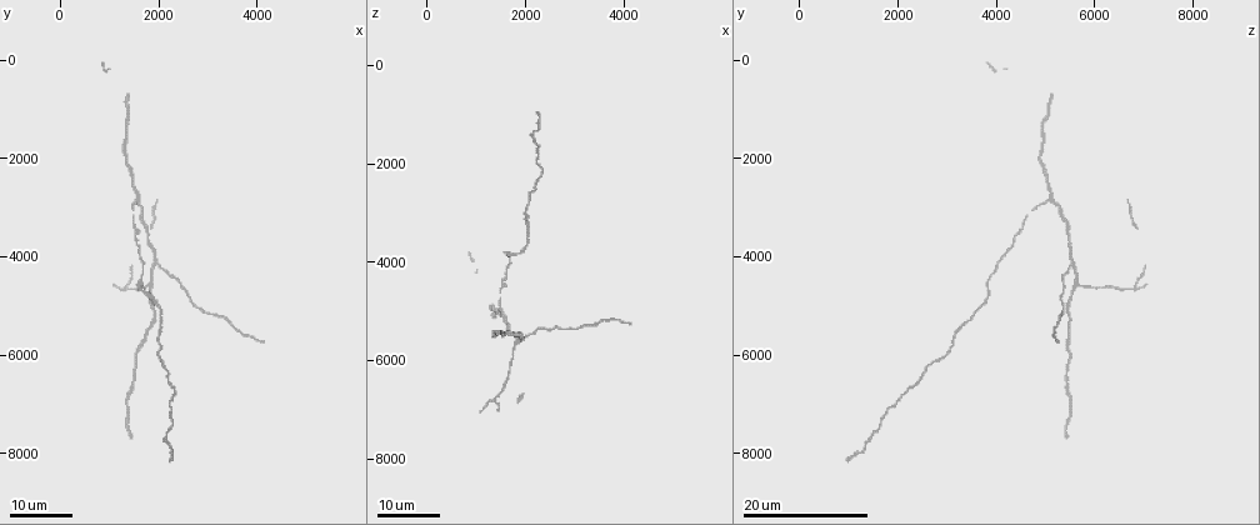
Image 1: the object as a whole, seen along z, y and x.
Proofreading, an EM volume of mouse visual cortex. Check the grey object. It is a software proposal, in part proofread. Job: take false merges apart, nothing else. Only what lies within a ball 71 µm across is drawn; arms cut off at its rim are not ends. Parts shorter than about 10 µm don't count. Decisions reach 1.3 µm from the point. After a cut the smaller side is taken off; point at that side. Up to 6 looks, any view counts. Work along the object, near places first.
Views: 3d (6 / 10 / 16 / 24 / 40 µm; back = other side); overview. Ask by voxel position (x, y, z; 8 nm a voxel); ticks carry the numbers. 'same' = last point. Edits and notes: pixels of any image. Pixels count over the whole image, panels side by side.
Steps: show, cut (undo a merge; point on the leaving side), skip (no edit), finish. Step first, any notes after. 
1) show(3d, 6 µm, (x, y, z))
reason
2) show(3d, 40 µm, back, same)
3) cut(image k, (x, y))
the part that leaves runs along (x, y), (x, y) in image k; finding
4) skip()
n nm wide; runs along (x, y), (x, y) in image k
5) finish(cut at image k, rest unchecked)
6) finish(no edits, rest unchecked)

show(3d, 16 µm, (1600, 4500, 3800))
thick turns thin

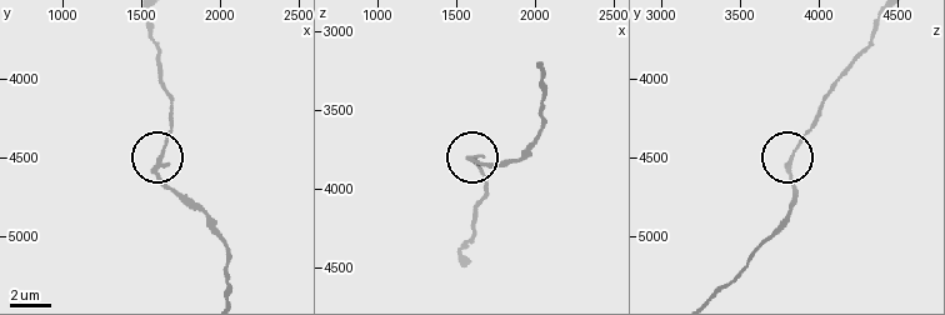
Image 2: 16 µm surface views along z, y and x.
show(3d, 10 µm, (1600, 4560, 3800))

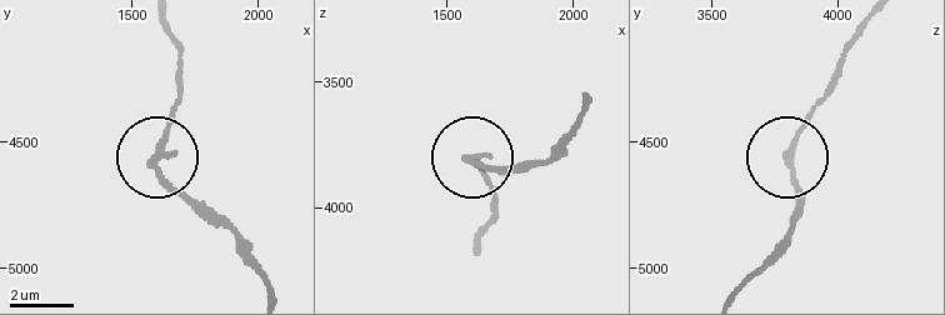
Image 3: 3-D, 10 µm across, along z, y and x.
skip()
all the same neuron

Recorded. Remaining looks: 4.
show(3d, 24 µm, (1600, 2800, 5200))
branch point

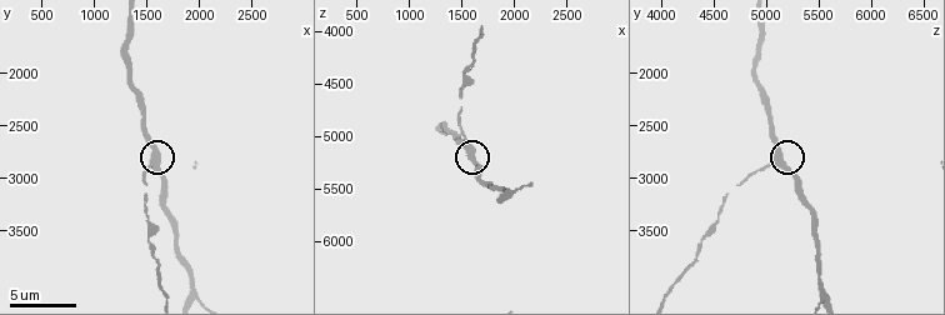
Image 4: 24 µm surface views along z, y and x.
show(3d, 6 µm, (1620, 2820, 5100))
zoom in

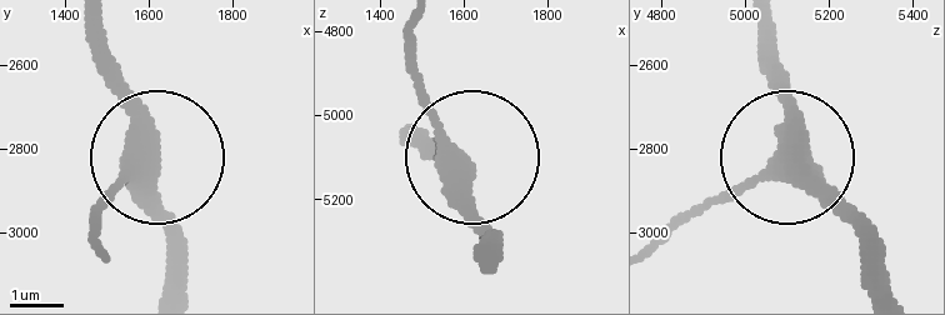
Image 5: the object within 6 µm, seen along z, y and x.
skip()
3 arms; runs along (656, 244), (786, 163), (791, 95), (764, 29) in image 5; one neuron here

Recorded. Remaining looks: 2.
show(3d, 10 µm, (1980, 4140, 5540))
arms part here

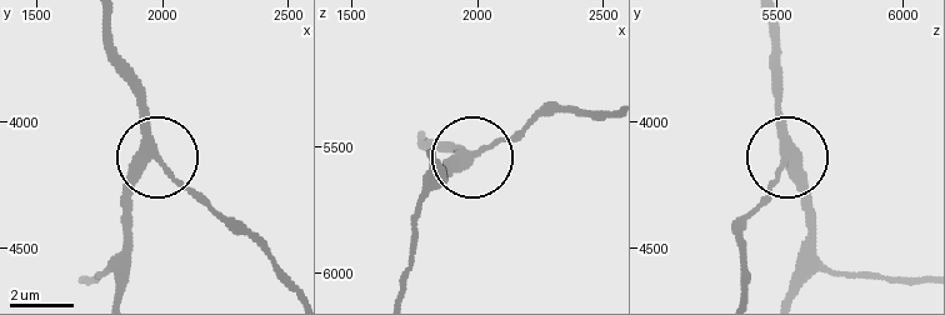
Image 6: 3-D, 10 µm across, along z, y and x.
skip()
3 arms; all the same neuron

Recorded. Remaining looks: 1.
finish(no edits, rest unchecked)

